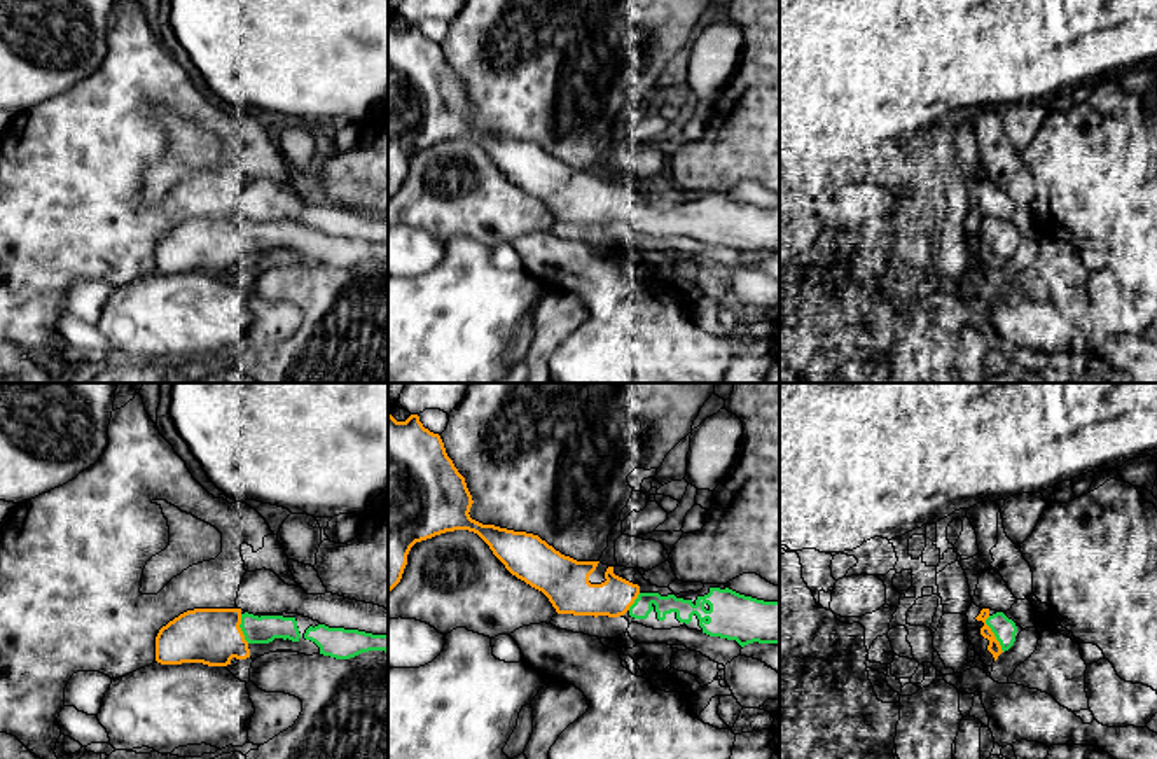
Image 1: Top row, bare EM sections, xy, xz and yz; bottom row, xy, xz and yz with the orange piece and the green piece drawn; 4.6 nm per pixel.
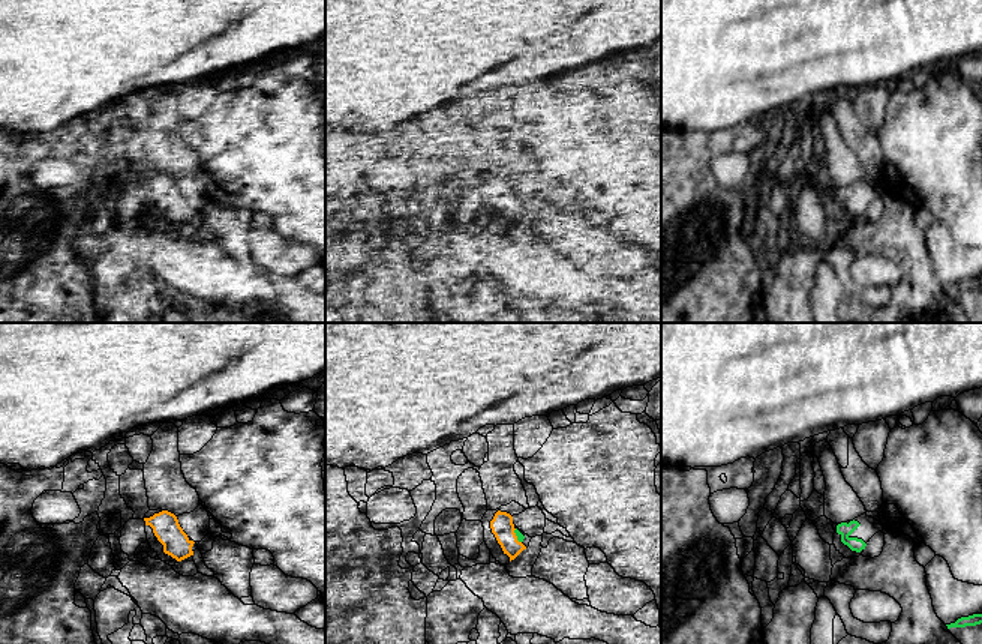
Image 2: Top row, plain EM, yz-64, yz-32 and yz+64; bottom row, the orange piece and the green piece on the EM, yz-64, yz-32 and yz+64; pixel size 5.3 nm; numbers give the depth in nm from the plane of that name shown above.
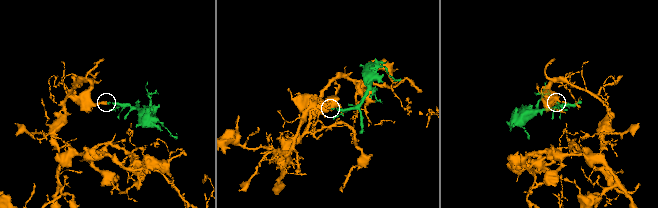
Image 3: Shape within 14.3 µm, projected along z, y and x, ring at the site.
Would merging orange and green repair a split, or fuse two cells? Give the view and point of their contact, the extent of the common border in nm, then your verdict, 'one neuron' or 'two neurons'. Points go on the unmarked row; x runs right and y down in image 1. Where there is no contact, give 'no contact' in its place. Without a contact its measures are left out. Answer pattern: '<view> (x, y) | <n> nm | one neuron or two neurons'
yz (993, 242) | 180 nm | one neuron

